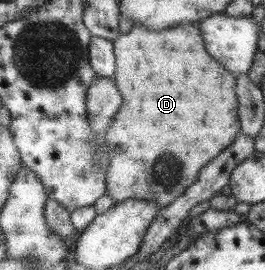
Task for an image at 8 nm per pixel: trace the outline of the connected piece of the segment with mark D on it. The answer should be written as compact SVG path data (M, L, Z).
M184 22L173 28L167 28L163 31L153 31L142 25L136 25L129 32L121 34L115 41L116 55L116 74L114 80L118 88L125 97L125 105L121 107L121 113L117 113L117 119L108 127L105 133L106 145L108 145L109 165L106 169L106 180L108 181L108 195L116 203L125 202L128 200L141 199L145 201L155 202L159 208L171 206L173 201L176 201L183 195L191 185L195 184L200 176L201 170L210 161L213 161L220 153L223 153L230 145L233 145L234 139L239 137L242 132L242 123L239 115L239 101L235 95L235 79L236 73L227 71L221 62L208 52L205 45L205 40L199 26L199 22L188 23Z

